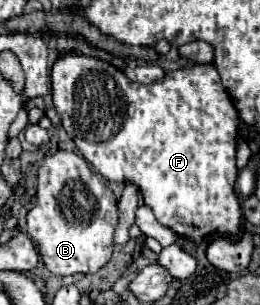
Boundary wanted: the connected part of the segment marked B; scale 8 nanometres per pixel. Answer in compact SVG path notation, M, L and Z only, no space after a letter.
M58 150L52 156L46 156L38 170L38 202L28 214L26 234L34 242L44 266L56 276L70 274L88 274L98 272L112 256L114 246L114 228L118 222L118 208L114 194L100 182L100 176L94 174L88 162L76 152Z

